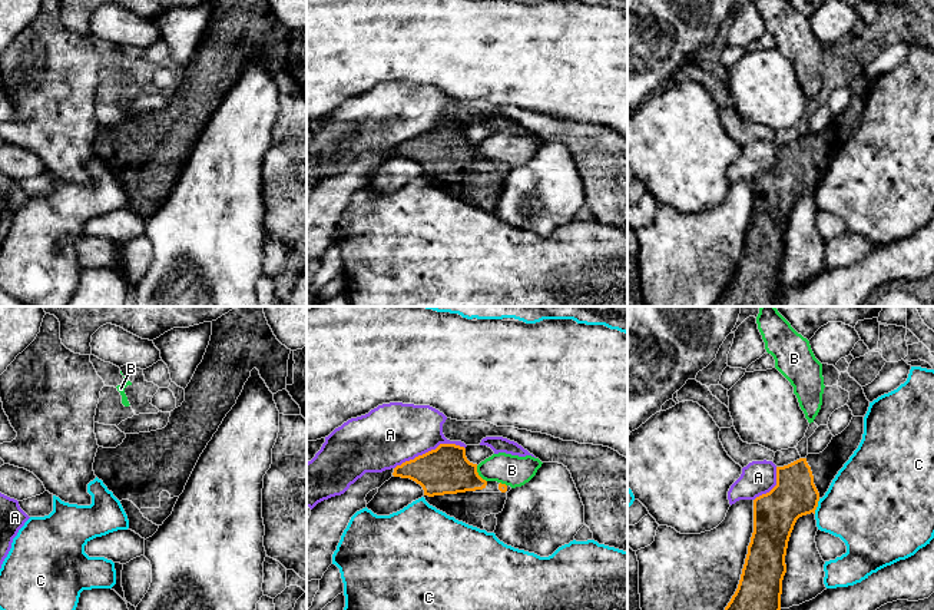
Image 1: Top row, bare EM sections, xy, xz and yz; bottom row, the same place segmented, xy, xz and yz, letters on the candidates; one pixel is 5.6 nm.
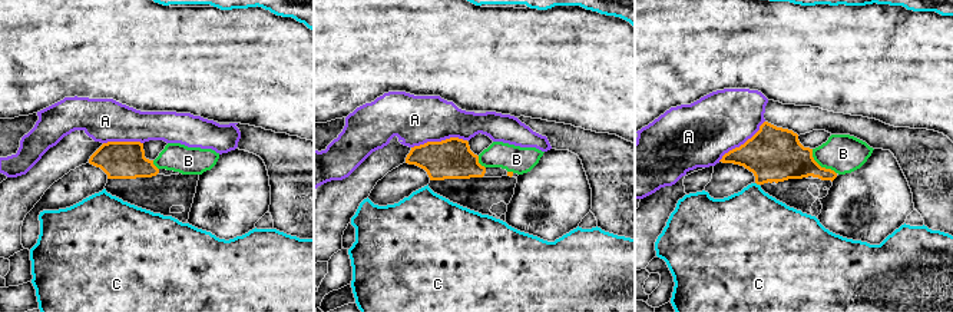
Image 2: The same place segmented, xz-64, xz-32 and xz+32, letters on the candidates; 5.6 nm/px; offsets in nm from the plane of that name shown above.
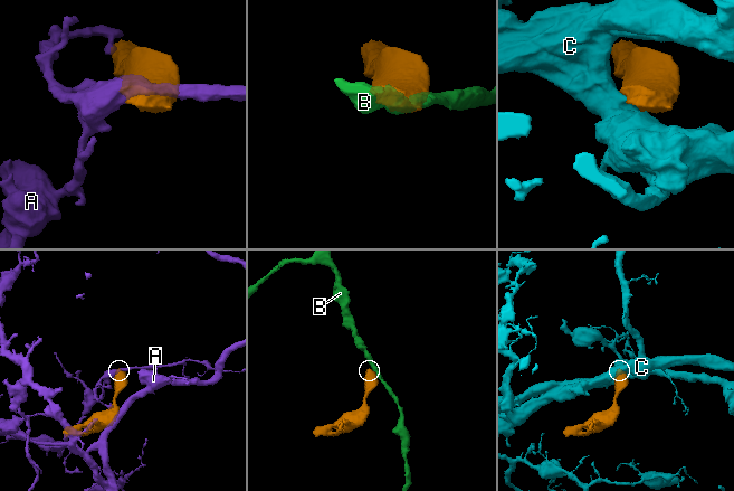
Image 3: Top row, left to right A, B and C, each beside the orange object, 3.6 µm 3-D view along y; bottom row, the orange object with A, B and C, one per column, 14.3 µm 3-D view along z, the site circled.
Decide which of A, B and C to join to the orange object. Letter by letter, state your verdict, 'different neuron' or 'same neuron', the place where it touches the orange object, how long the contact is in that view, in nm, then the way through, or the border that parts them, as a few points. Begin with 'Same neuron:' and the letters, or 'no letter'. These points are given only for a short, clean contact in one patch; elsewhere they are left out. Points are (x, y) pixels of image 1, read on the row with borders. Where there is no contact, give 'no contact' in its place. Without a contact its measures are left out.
Same neuron: no letter
A: different neuron; contact xz (429, 451); length 420 nm
B: different neuron; contact xz (477, 474); length 110 nm
C: different neuron; contact yz (817, 506); length 90 nm

